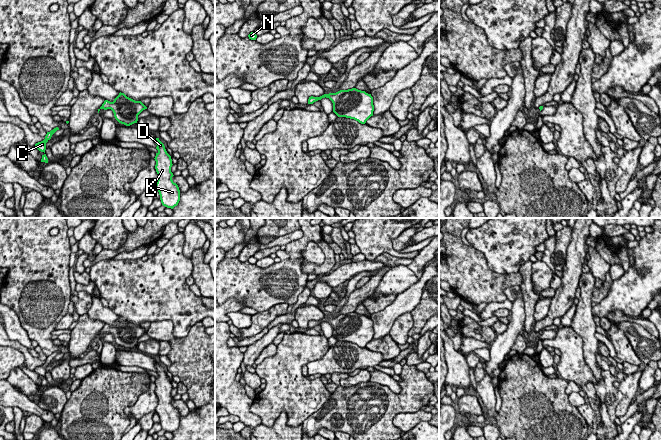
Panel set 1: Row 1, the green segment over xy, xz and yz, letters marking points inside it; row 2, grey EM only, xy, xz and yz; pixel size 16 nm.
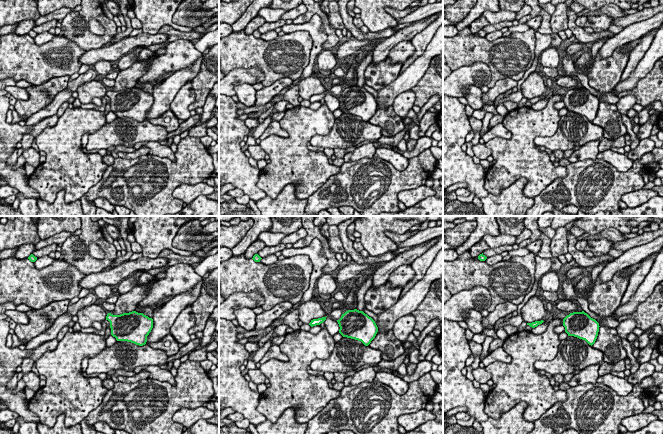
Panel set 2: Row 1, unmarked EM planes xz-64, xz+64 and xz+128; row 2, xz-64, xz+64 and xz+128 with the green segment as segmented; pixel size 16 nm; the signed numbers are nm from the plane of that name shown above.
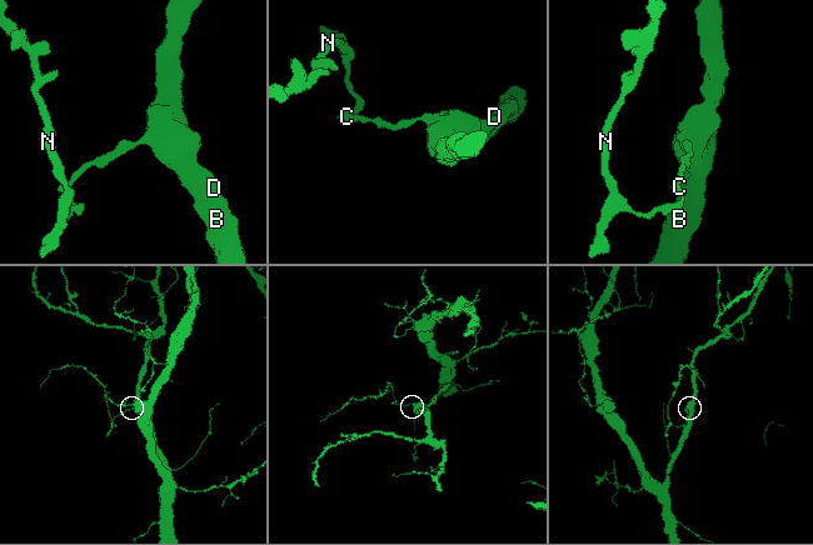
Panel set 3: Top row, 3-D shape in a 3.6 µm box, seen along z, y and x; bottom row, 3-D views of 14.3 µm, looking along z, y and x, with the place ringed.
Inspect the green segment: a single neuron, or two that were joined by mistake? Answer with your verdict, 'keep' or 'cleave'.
keep

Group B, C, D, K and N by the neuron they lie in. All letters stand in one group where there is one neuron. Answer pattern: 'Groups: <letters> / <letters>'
Groups: B C D K N

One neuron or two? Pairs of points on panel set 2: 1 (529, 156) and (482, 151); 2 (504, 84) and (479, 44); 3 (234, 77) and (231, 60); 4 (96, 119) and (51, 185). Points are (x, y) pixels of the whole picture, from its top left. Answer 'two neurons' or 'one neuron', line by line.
1: two neurons
2: two neurons
3: two neurons
4: one neuron

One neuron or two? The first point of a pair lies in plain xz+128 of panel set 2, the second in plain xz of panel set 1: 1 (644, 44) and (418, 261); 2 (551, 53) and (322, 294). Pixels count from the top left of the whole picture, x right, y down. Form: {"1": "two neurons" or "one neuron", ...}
{"1": "one neuron", "2": "one neuron"}

